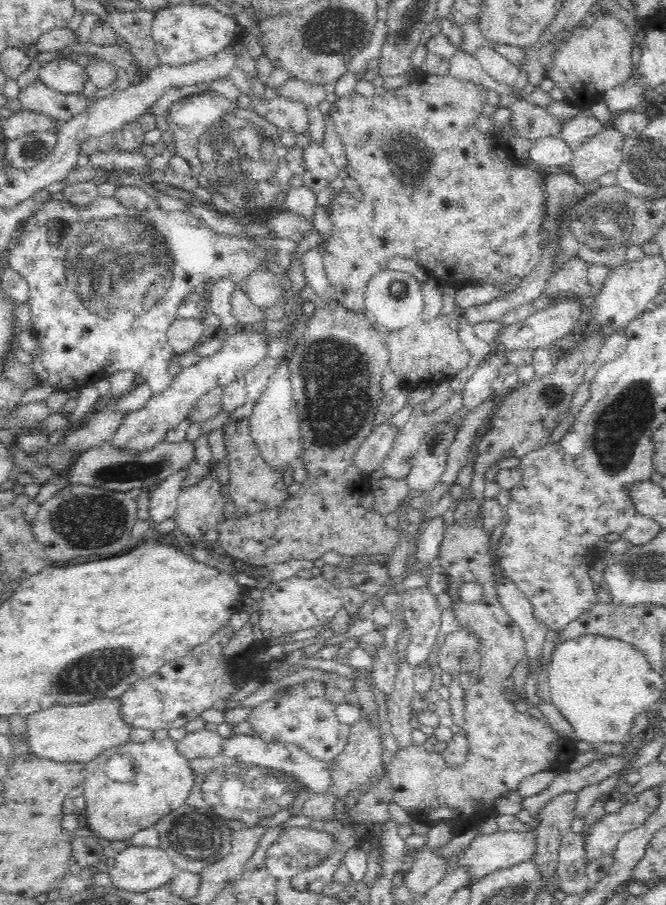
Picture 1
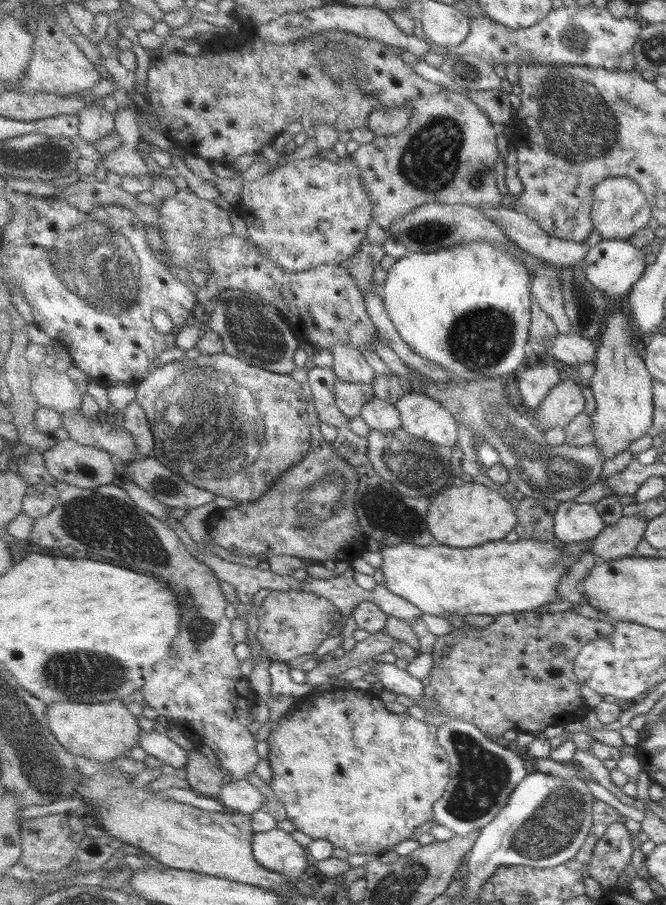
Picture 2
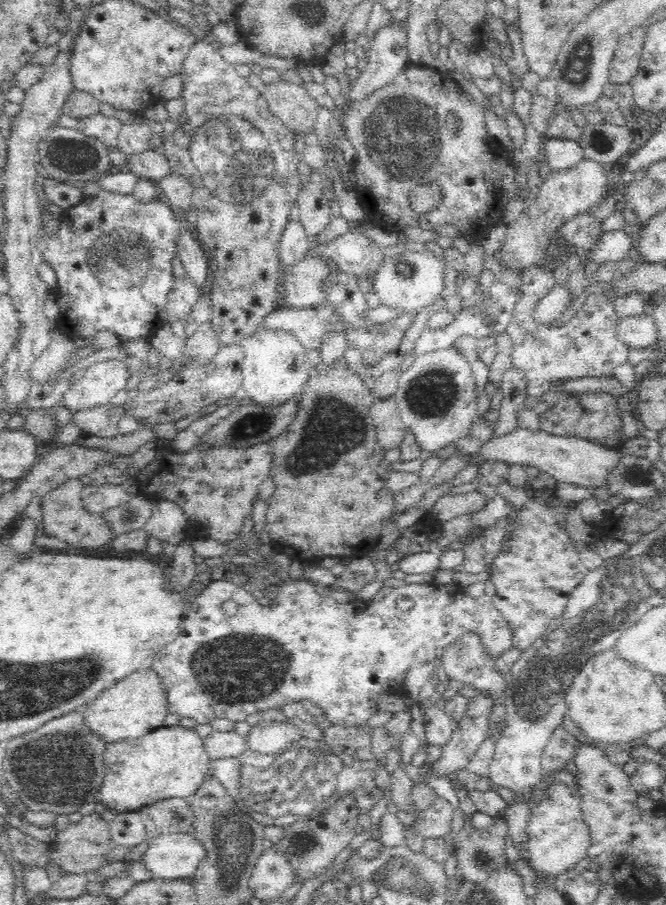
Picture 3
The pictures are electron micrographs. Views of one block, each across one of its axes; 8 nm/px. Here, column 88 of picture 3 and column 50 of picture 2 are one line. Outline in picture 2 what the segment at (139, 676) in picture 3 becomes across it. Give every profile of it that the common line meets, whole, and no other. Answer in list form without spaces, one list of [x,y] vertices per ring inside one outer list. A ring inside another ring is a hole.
[[[123,699],[98,704],[54,702],[50,704],[48,720],[52,722],[52,730],[68,750],[103,763],[114,761],[130,748],[141,746],[141,734],[144,732],[138,716],[130,712]]]

